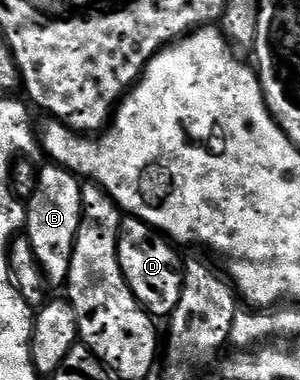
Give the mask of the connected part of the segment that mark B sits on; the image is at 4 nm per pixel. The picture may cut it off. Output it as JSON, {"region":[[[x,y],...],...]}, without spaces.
{"region":[[[47,164],[36,178],[32,195],[26,198],[24,230],[30,240],[30,248],[42,268],[45,279],[53,287],[63,287],[68,280],[70,256],[74,252],[74,240],[78,236],[78,224],[84,215],[82,208],[82,182],[65,166]]]}

